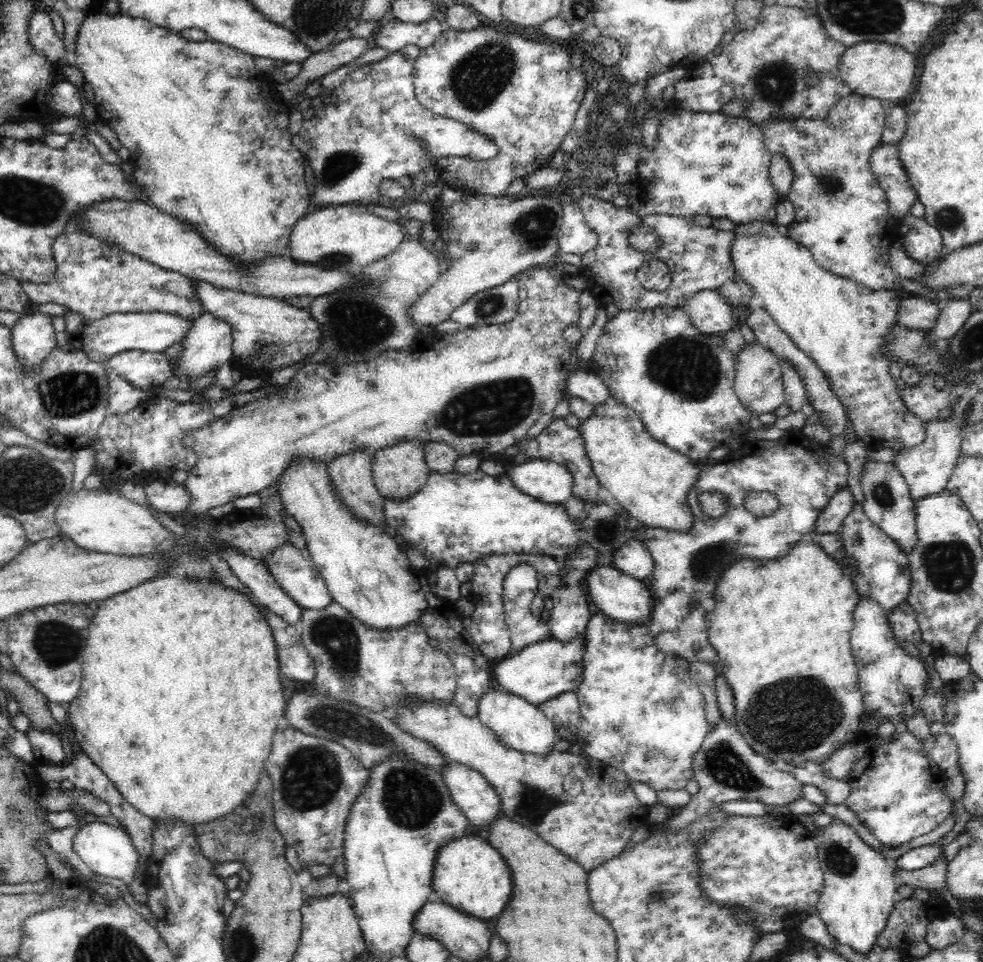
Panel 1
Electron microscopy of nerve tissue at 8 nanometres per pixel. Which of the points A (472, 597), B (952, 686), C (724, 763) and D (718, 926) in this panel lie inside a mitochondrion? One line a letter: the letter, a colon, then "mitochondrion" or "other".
A: other
B: other
C: mitochondrion
D: other

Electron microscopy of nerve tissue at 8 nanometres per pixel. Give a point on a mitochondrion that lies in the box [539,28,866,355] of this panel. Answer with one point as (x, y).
(775, 83)

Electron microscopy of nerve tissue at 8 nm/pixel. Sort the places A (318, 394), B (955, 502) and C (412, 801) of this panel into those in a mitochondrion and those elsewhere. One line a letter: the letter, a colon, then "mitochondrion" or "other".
A: other
B: other
C: mitochondrion

